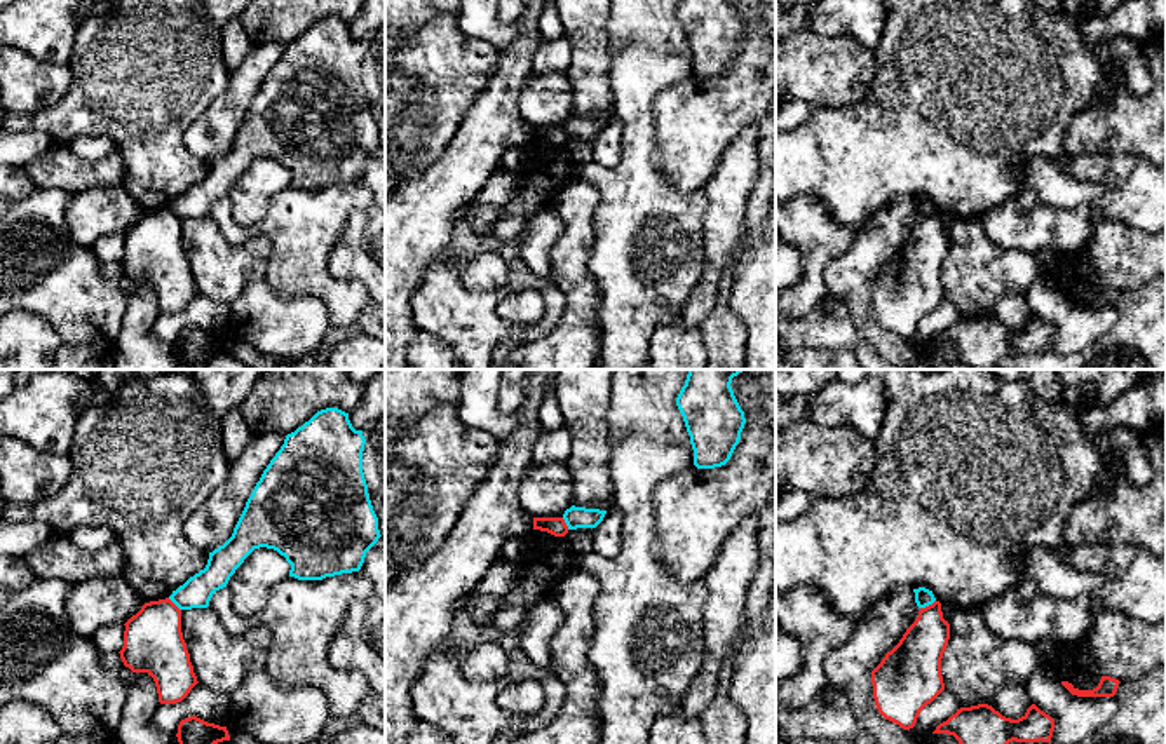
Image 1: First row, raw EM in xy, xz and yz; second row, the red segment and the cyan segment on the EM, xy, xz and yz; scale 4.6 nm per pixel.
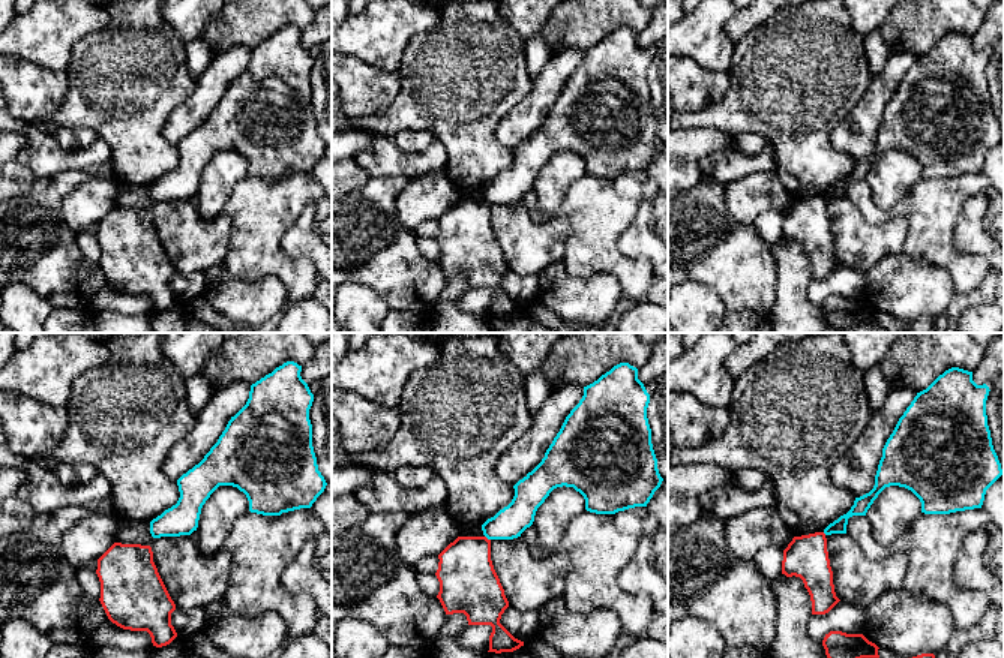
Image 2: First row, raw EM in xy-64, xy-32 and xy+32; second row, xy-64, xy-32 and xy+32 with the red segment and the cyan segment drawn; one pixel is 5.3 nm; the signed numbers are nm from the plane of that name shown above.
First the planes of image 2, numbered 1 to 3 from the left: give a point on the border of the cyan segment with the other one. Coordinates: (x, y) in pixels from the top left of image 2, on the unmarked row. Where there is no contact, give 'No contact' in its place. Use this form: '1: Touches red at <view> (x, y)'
1: No contact
2: Touches red at xy-32 (486, 203)
3: No contact

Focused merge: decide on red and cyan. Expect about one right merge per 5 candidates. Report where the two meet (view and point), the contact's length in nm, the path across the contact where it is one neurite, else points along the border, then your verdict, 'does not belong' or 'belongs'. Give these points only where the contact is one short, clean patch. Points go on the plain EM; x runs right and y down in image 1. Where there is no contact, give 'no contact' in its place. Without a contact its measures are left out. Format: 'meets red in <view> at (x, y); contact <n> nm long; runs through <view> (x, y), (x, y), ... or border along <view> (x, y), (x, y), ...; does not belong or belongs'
meets red in yz at (929, 215); contact 80 nm long; border along yz (935, 209), (921, 218); does not belong

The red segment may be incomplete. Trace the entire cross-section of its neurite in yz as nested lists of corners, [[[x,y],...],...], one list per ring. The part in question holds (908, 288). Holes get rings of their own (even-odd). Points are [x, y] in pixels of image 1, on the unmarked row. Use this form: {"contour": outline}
{"contour": [[[941,213],[920,218],[899,253],[871,281],[875,315],[885,329],[913,338],[920,321],[945,300],[941,268],[948,249]]]}

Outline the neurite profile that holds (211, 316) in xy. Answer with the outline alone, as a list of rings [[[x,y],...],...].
[[[197,293],[181,312],[159,314],[152,333],[160,342],[176,345],[178,335],[185,328],[197,326],[207,333],[227,336],[228,324],[230,305]]]

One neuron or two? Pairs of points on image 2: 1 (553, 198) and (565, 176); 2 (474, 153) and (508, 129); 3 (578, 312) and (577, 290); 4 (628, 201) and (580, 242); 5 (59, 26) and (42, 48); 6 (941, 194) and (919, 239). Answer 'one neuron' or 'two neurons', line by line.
1: one neuron
2: two neurons
3: one neuron
4: one neuron
5: one neuron
6: one neuron

